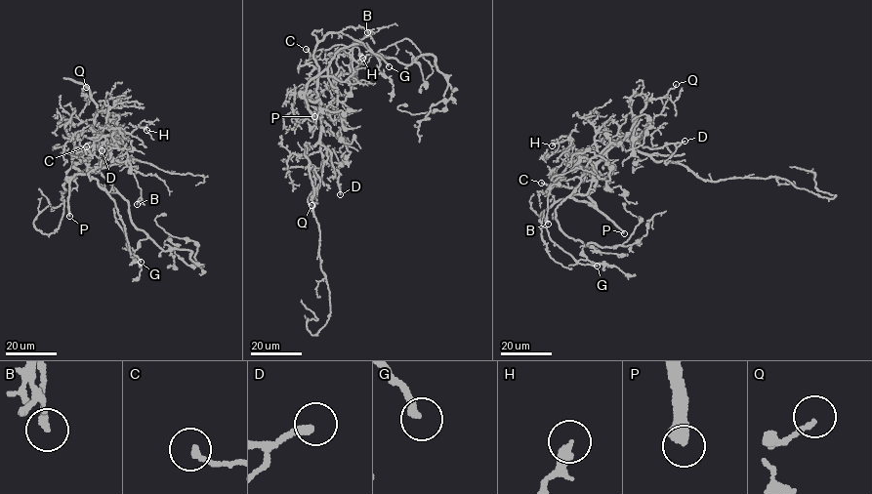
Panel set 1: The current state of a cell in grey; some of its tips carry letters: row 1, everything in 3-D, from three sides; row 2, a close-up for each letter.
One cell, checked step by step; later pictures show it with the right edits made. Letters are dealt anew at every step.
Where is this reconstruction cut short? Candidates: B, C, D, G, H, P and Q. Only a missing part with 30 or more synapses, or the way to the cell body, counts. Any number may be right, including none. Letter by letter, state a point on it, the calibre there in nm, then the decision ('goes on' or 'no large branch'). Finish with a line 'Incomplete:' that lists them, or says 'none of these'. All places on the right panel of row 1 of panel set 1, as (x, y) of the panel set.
B: (548, 224) | 220 nm | no large branch
C: (541, 183) | 200 nm | no large branch
D: (685, 141) | 240 nm | goes on
G: (597, 266) | 240 nm | goes on
H: (552, 145) | 320 nm | no large branch
P: (624, 233) | 420 nm | goes on
Q: (676, 84) | 180 nm | no large branch
Incomplete: D, G, P

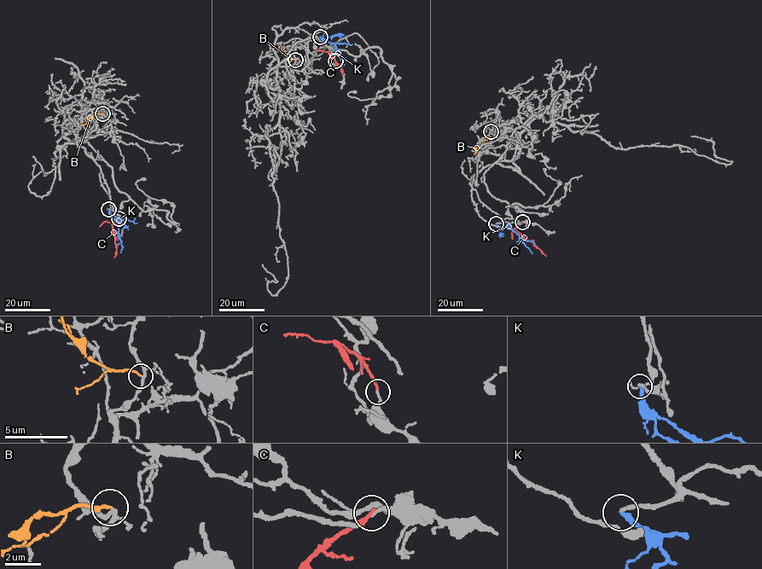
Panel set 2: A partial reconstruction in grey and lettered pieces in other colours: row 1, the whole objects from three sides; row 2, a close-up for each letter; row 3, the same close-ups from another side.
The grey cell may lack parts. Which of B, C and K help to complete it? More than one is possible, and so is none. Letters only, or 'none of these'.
none of these

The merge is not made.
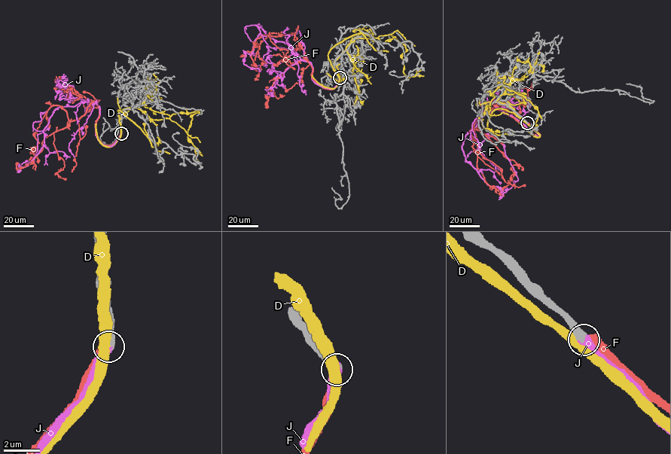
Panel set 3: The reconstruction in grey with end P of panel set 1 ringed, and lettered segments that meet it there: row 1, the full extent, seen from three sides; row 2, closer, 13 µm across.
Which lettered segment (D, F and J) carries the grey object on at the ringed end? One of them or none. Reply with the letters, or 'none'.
J

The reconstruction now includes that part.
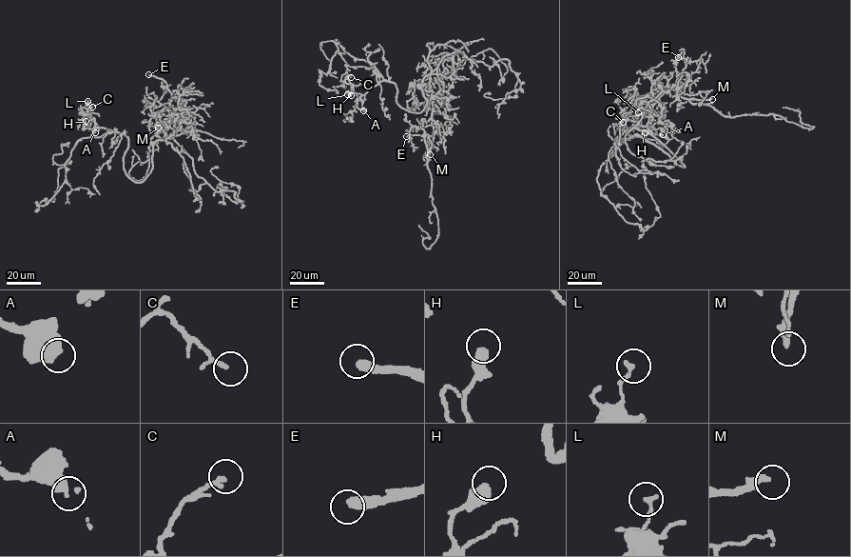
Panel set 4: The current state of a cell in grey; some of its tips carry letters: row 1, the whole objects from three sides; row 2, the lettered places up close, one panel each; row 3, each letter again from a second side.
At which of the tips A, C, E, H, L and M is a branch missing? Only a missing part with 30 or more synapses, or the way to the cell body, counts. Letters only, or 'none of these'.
E, M

